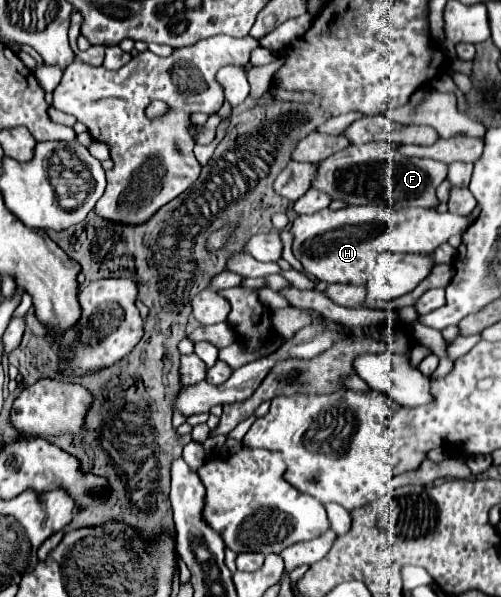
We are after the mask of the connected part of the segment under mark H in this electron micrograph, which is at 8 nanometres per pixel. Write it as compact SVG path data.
M361 205L361 207L343 207L337 211L323 209L313 215L299 215L291 225L293 235L293 255L301 261L307 275L323 279L327 283L365 283L365 271L371 267L379 253L383 251L397 251L397 253L433 253L441 243L445 243L455 233L465 233L469 227L467 217L453 215L453 213L439 213L435 209L423 207L407 207L407 209L389 209L381 205Z

